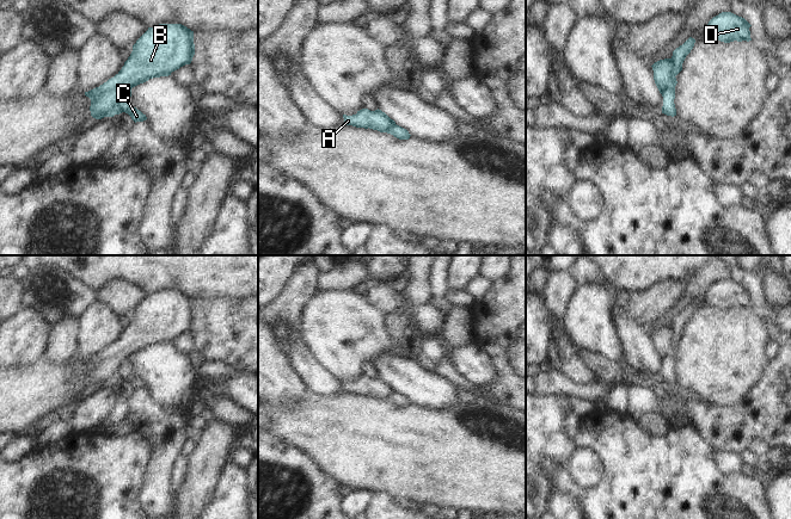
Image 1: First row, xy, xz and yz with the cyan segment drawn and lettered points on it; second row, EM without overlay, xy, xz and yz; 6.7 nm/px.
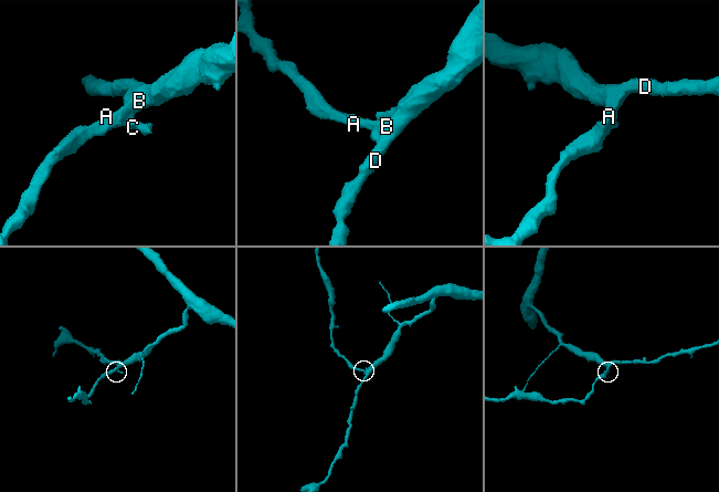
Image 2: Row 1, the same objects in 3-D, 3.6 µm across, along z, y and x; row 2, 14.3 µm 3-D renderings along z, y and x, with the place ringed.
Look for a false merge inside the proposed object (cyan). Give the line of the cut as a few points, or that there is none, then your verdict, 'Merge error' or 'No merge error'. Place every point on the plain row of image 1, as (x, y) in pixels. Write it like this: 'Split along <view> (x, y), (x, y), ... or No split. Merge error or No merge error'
Split along xy (130, 356), (117, 372), (115, 381). Merge error

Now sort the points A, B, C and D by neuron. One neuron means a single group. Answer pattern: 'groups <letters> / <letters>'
groups A B D / C

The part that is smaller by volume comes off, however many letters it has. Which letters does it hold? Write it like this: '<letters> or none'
C

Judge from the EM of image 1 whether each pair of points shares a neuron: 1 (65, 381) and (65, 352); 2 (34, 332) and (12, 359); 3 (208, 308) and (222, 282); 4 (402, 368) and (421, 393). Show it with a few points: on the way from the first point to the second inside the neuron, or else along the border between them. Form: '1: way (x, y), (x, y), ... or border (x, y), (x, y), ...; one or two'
1: border (79, 353), (62, 364), (54, 364), (46, 357); two
2: way (26, 339), (13, 352); one
3: border (243, 298), (194, 300); two
4: way (406, 374), (419, 387); one

